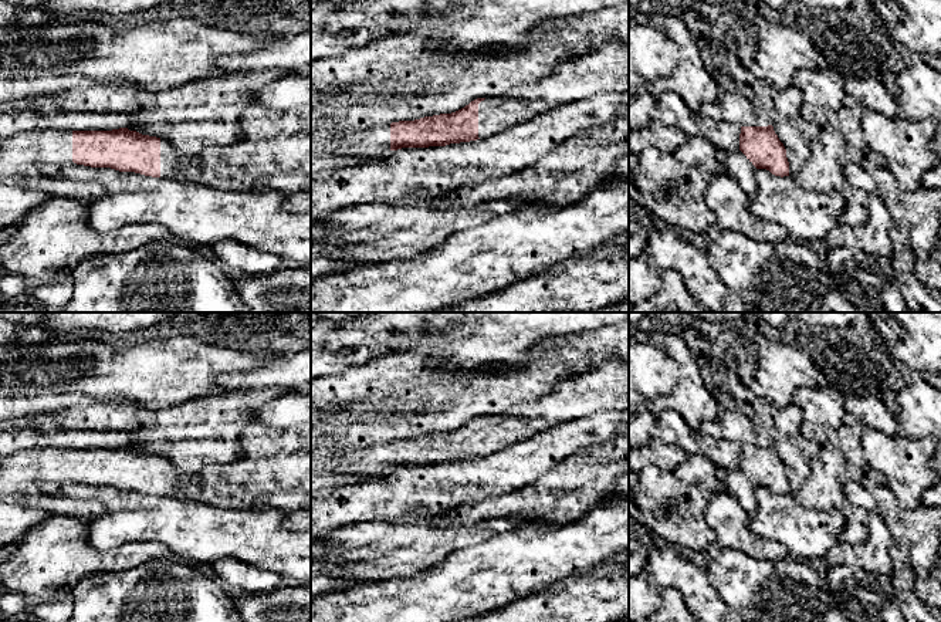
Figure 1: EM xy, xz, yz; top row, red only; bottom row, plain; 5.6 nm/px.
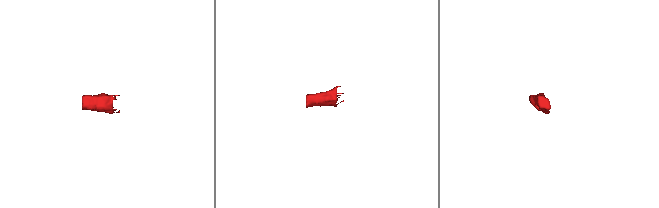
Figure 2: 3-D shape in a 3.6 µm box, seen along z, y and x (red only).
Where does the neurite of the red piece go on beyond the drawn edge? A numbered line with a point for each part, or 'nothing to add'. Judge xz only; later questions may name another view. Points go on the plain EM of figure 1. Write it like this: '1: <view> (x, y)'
1: xz (603, 388)
2: xz (372, 460)

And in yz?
1: yz (738, 484)

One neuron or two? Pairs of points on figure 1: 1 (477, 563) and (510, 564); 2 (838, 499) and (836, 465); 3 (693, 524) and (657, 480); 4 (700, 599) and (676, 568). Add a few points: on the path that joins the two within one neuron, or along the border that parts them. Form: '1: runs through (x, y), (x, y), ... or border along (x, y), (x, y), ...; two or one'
1: runs through (486, 564), (501, 564); one
2: runs through (836, 490), (836, 473); one
3: runs through (681, 513), (679, 499), (669, 492); one
4: runs through (697, 592), (683, 575); one

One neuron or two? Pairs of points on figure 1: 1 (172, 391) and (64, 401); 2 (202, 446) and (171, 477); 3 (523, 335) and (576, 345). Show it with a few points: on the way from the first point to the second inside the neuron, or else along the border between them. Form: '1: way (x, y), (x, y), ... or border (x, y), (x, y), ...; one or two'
1: way (145, 385), (91, 385); one
2: border (166, 457), (178, 470), (192, 475); two
3: border (575, 333), (540, 338), (514, 358); two

